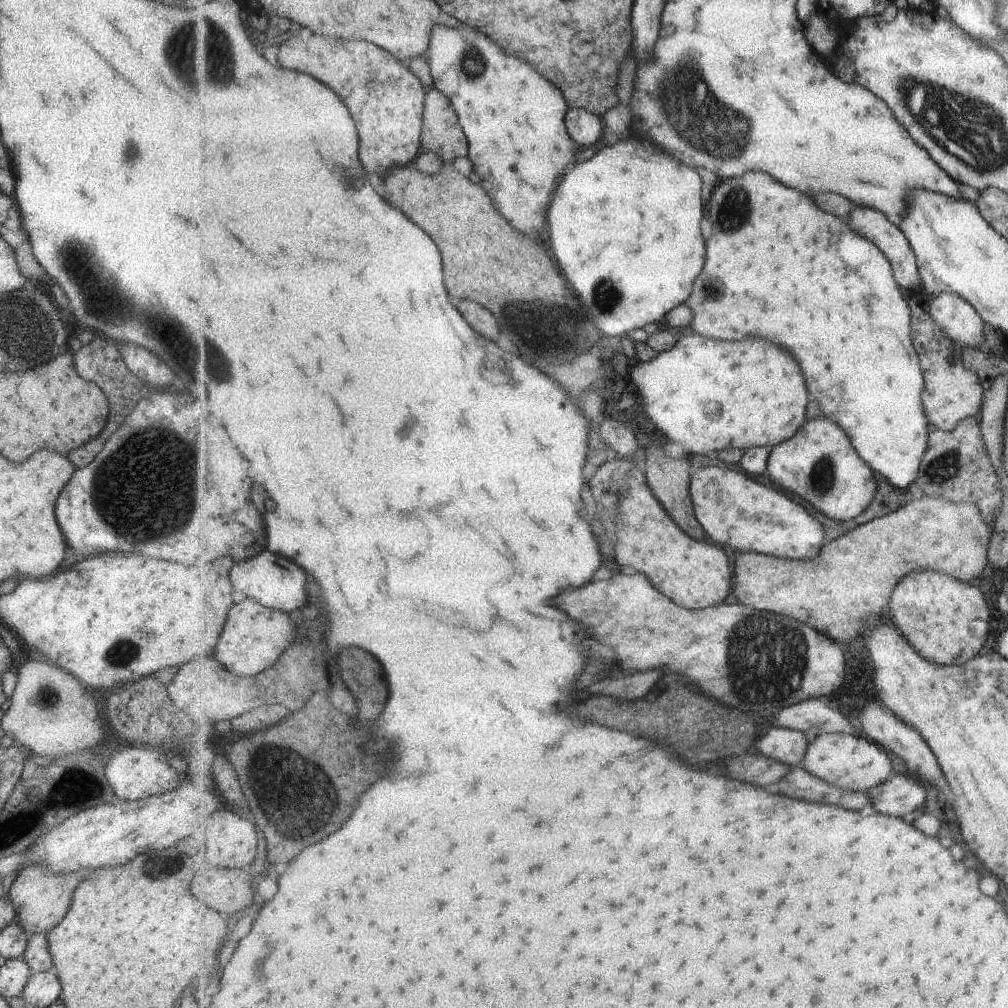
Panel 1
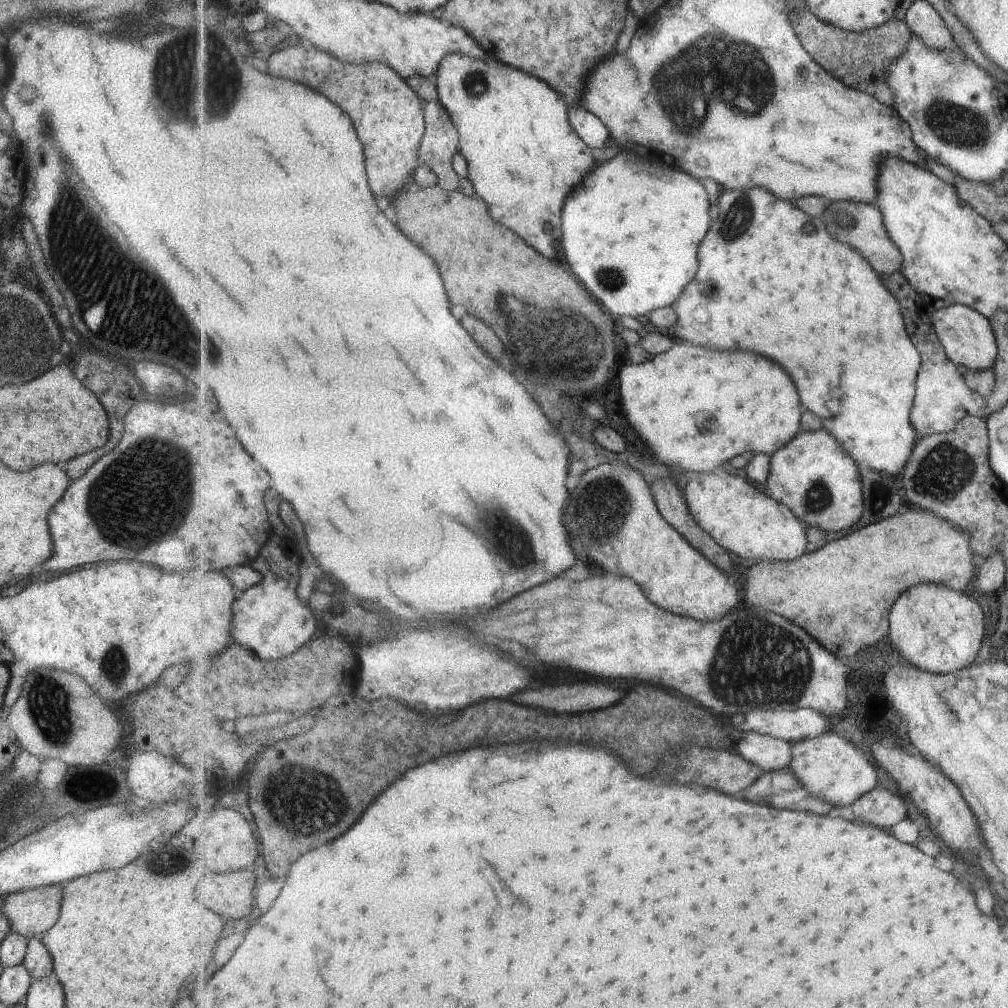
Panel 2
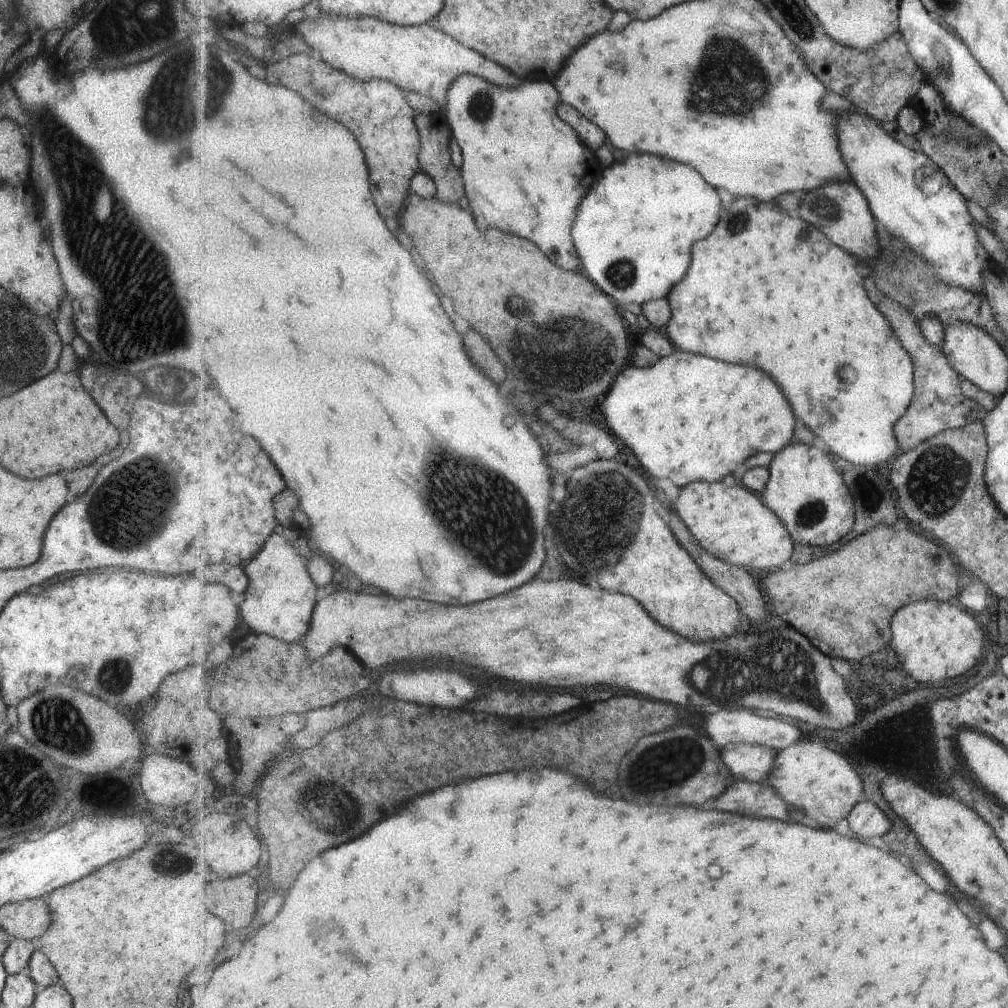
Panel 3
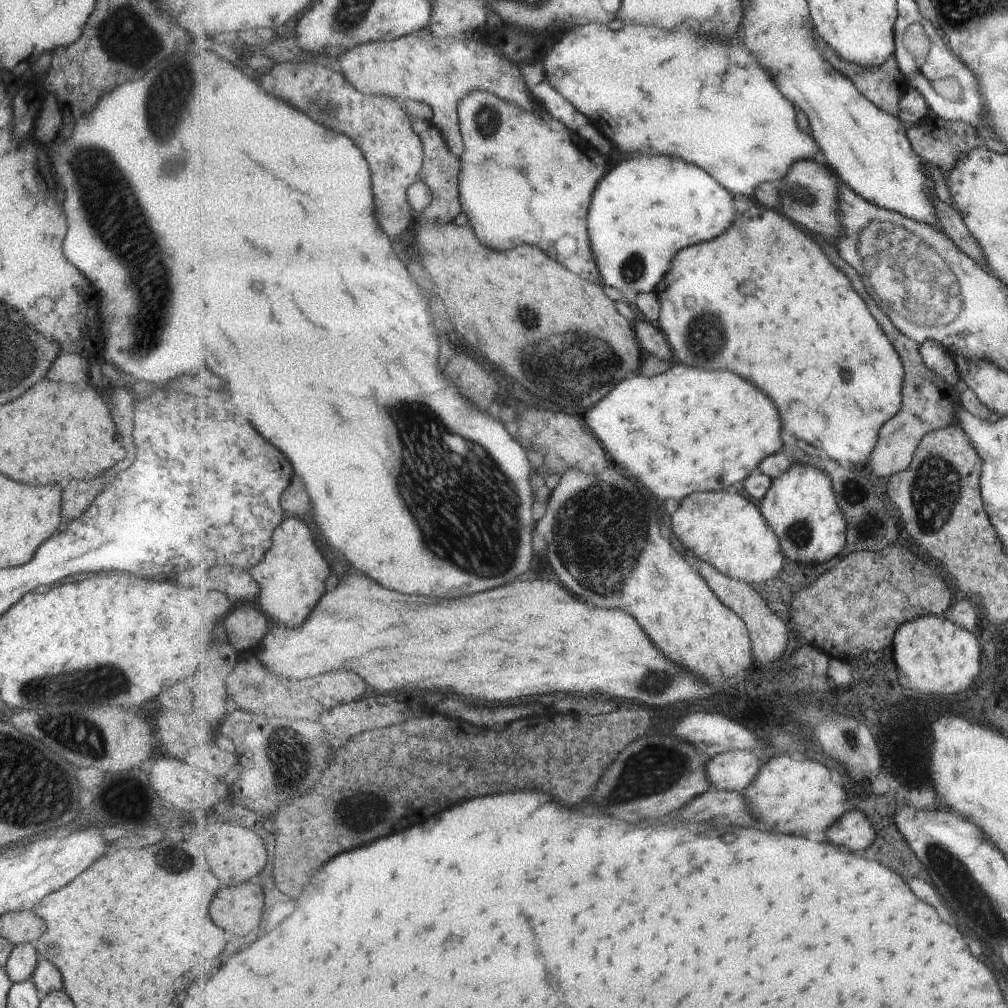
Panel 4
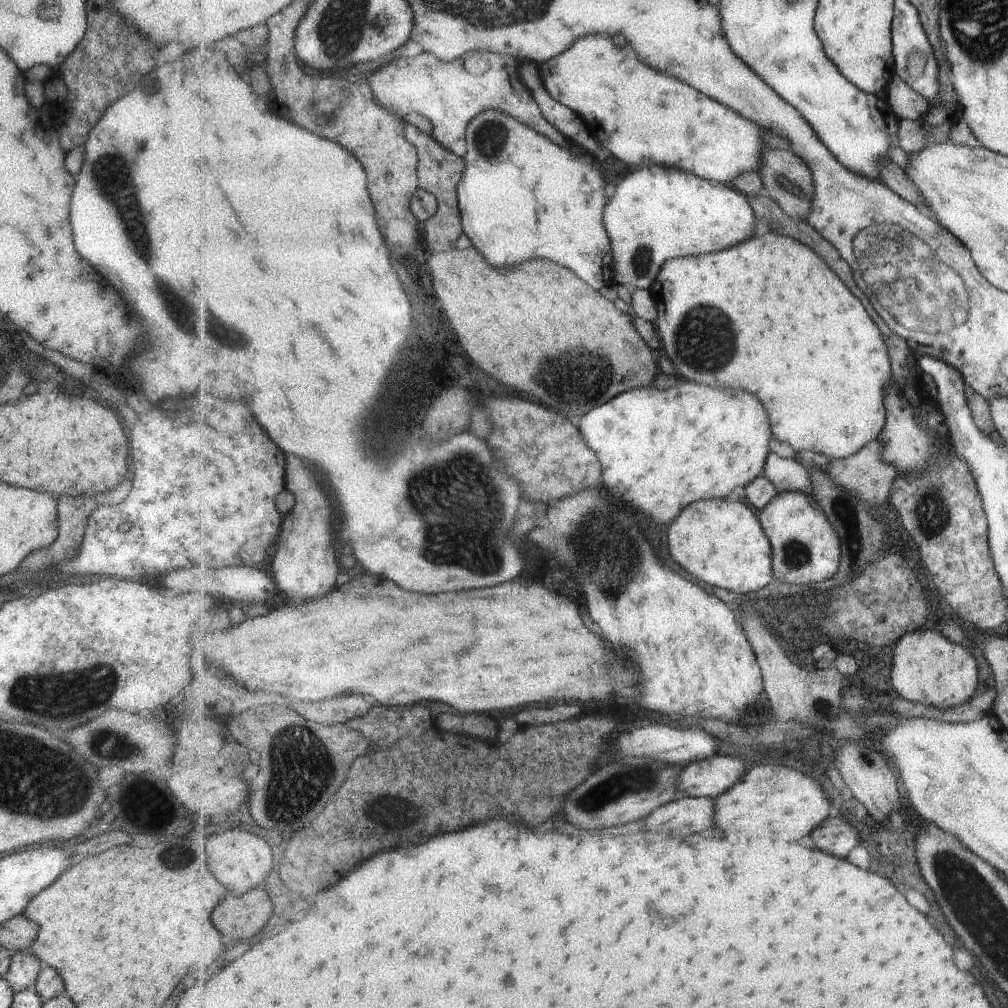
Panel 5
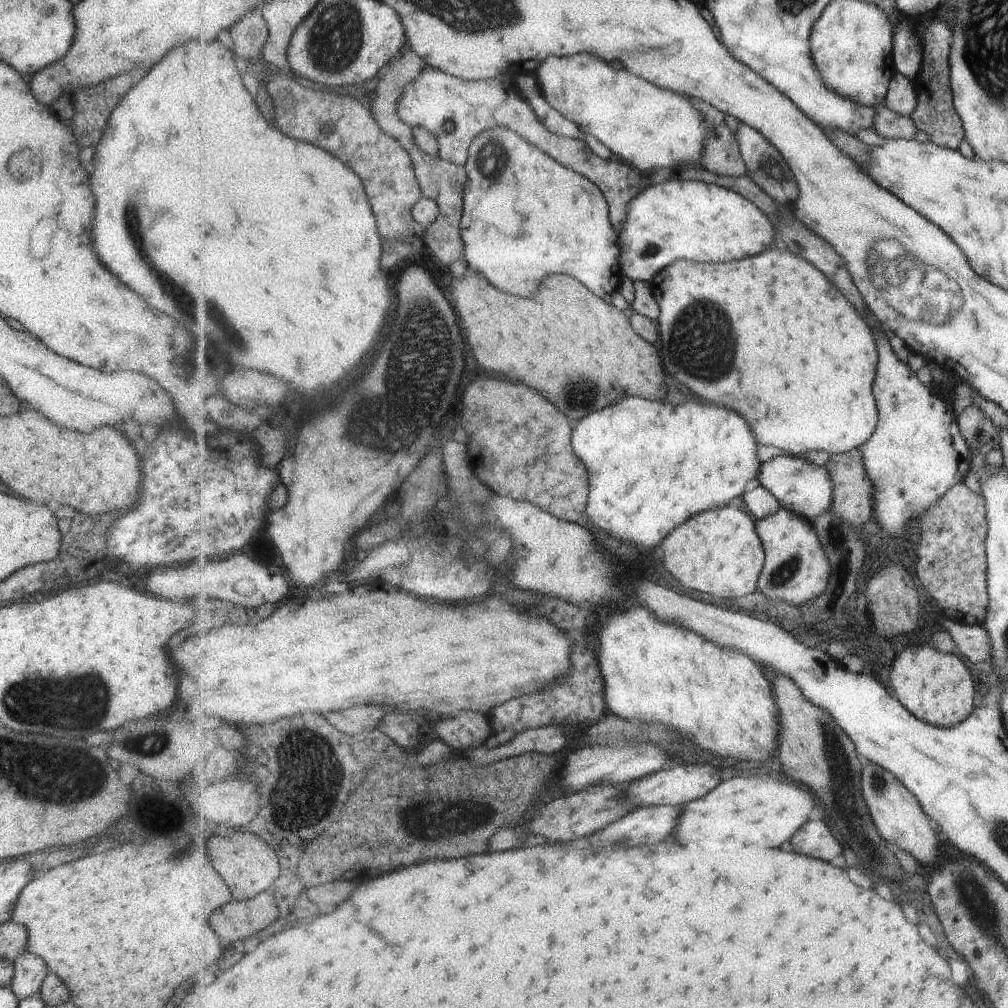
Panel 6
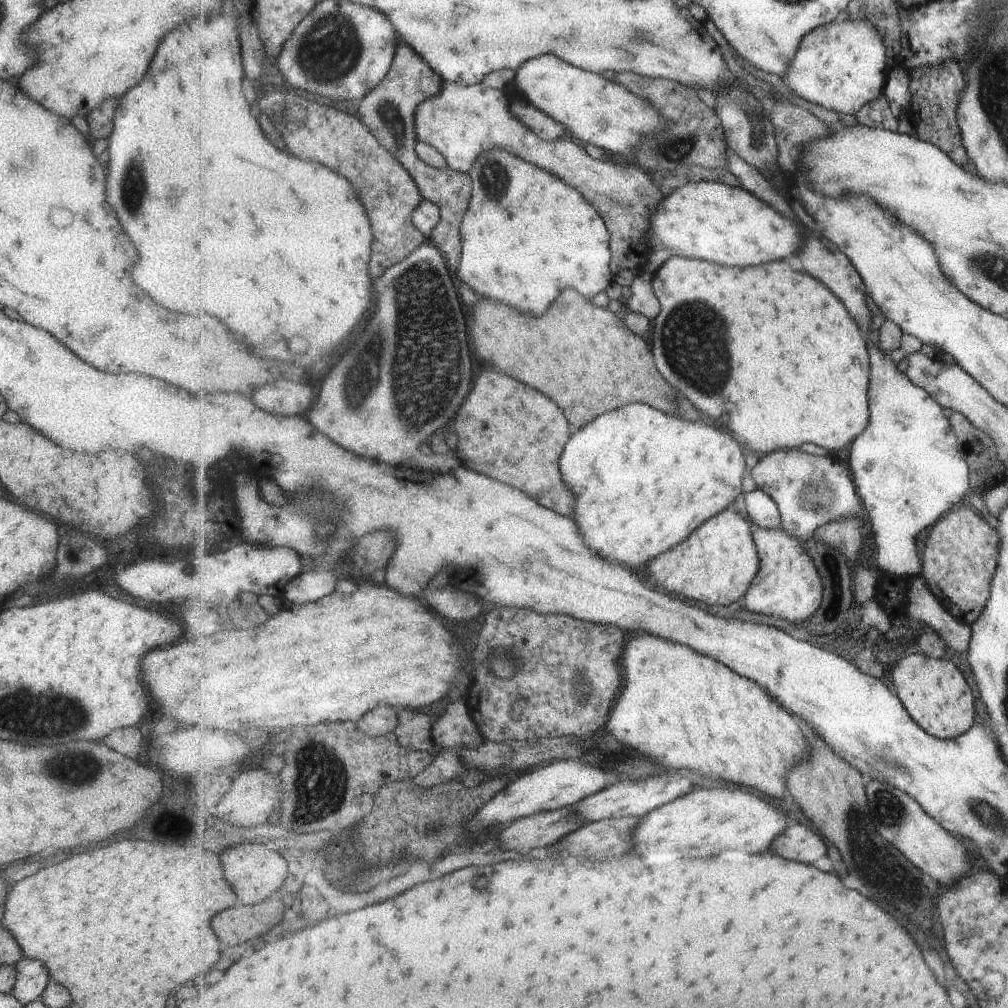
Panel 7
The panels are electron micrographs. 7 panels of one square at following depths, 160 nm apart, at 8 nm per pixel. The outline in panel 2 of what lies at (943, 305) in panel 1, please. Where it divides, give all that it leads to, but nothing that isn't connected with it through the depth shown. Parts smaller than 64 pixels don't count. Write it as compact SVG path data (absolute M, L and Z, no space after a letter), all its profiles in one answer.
M964 304L941 307L931 311L932 323L942 340L943 348L956 365L972 371L992 370L997 360L997 341L989 320L982 313Z

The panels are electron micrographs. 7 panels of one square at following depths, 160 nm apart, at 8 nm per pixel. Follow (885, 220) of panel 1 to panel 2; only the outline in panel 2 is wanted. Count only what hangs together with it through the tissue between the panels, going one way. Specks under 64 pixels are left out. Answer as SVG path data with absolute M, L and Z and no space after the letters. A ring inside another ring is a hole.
M852 200L831 202L829 210L823 214L823 222L829 228L831 236L837 234L837 240L853 244L859 252L863 252L863 256L867 256L871 260L873 268L879 274L885 272L885 274L890 275L902 272L903 253L890 236L884 224L882 212L875 204ZM835 212L837 212L837 226L835 226Z

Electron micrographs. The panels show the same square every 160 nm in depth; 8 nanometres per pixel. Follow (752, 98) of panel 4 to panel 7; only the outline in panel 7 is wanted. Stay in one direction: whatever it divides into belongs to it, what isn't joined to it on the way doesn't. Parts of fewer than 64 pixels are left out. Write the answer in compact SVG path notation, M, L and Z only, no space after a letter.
M553 54L523 64L523 68L515 72L514 82L522 98L560 122L570 137L582 145L599 146L615 154L629 154L643 135L660 131L667 123L653 105L624 86L603 78L600 73L563 62Z

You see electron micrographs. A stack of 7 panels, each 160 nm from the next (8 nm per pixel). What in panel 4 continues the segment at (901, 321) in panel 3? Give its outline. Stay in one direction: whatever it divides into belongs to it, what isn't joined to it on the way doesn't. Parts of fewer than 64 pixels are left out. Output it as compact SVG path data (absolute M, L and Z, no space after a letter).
M809 232L809 236L813 236L819 246L827 252L827 256L831 256L833 264L839 264L839 268L843 272L847 272L847 276L851 282L855 284L855 290L863 296L863 300L867 300L867 306L871 308L871 314L875 316L875 320L879 320L883 332L887 330L889 340L894 344L895 350L898 355L902 357L906 378L903 385L903 404L898 415L895 415L891 420L888 420L883 426L879 435L878 443L868 458L866 467L868 467L875 476L879 478L891 478L894 474L905 472L908 466L913 462L917 446L921 439L928 433L936 431L937 429L947 428L954 424L954 404L959 399L959 392L957 388L947 384L937 372L933 372L923 360L922 352L920 351L921 345L911 337L899 332L893 322L887 318L885 310L877 306L875 298L869 294L869 290L865 288L865 283L861 275L853 268L852 264L846 262L840 255L838 247L833 248L829 244L829 238Z

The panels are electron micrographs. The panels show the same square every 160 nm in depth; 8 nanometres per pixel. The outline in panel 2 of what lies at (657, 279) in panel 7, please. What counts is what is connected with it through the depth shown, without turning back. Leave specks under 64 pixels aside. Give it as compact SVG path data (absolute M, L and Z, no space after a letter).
M753 188L721 196L719 218L699 246L699 262L695 280L672 304L678 314L676 340L712 349L753 350L777 360L791 372L803 406L821 418L823 428L860 465L893 476L901 472L920 437L910 418L922 356L905 330L901 304L883 286L873 266L867 266L865 256L849 244L833 240L819 218L809 218L791 202Z

